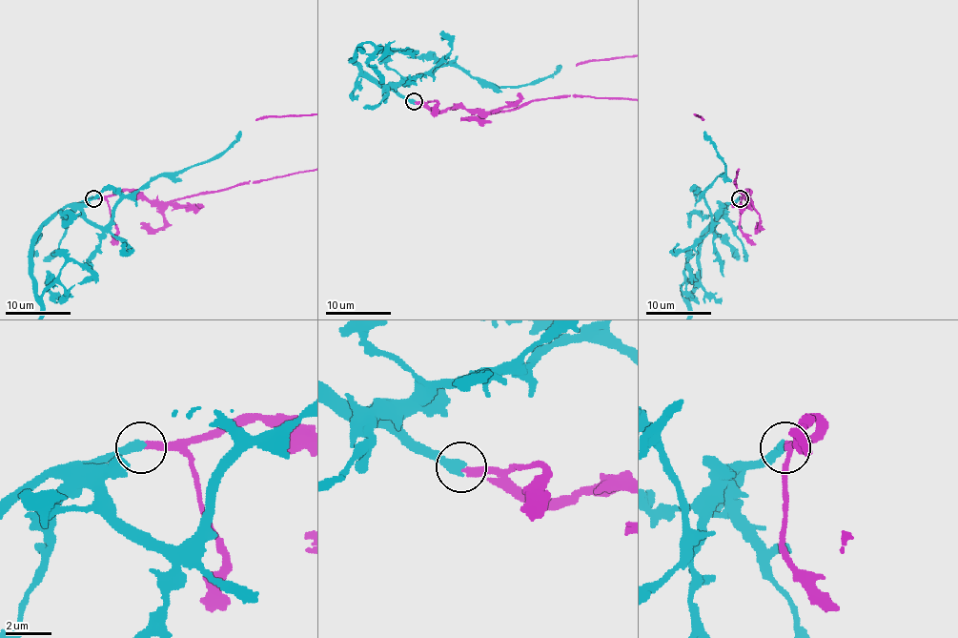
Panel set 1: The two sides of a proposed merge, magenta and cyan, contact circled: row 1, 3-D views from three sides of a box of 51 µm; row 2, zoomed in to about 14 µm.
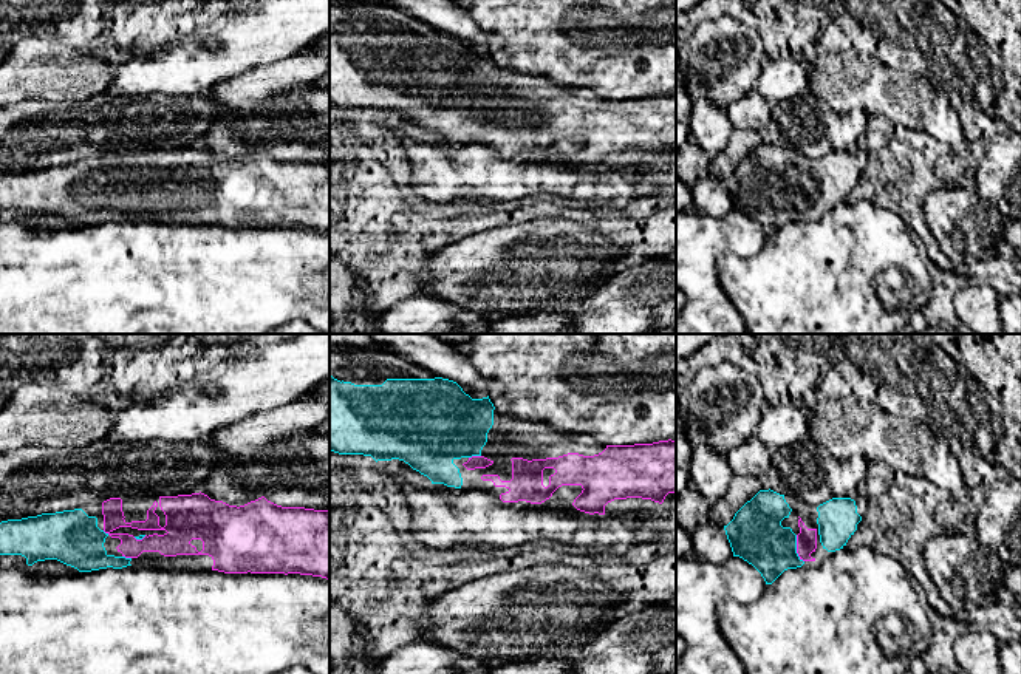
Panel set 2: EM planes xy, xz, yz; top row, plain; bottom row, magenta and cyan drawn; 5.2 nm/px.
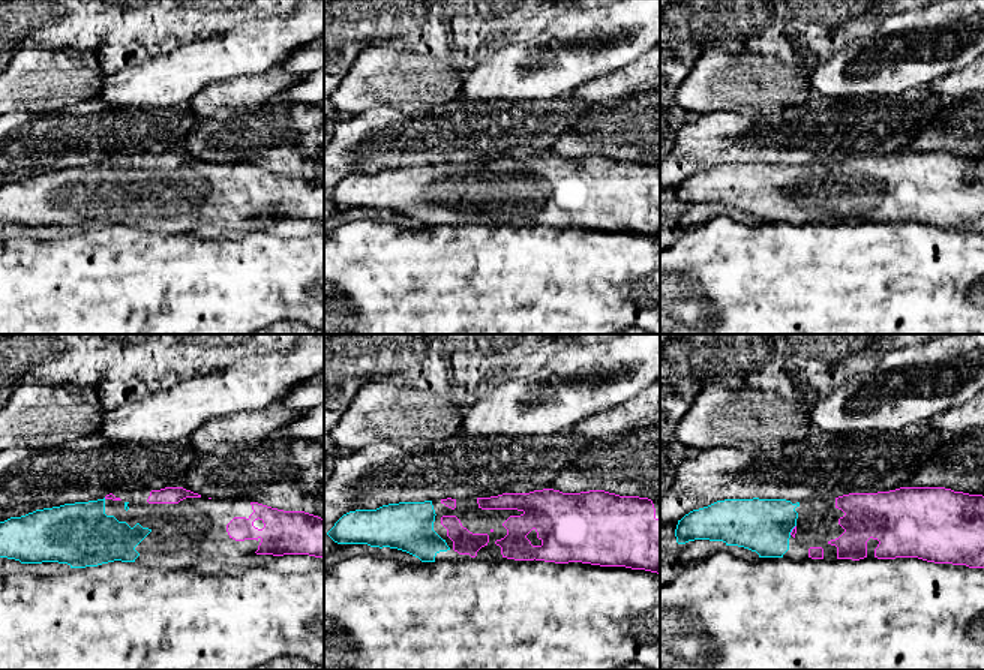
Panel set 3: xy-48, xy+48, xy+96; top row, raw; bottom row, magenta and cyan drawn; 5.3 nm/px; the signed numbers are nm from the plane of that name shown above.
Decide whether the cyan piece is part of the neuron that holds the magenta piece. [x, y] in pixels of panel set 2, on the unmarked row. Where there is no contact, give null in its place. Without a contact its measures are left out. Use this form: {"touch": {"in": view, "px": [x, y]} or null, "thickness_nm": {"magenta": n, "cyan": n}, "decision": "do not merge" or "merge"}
{"touch": {"in": "yz", "px": [797, 203]}, "thickness_nm": {"magenta": 110, "cyan": 280}, "decision": "merge"}

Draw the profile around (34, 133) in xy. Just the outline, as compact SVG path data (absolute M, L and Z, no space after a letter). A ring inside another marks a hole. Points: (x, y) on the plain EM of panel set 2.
M114 94L85 100L28 99L0 108L0 176L42 167L82 162L110 151L158 151L200 147L212 124L237 114L204 94Z

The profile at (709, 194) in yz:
M713 172L693 187L676 178L676 213L685 212L691 206L715 218L733 210L724 181Z

